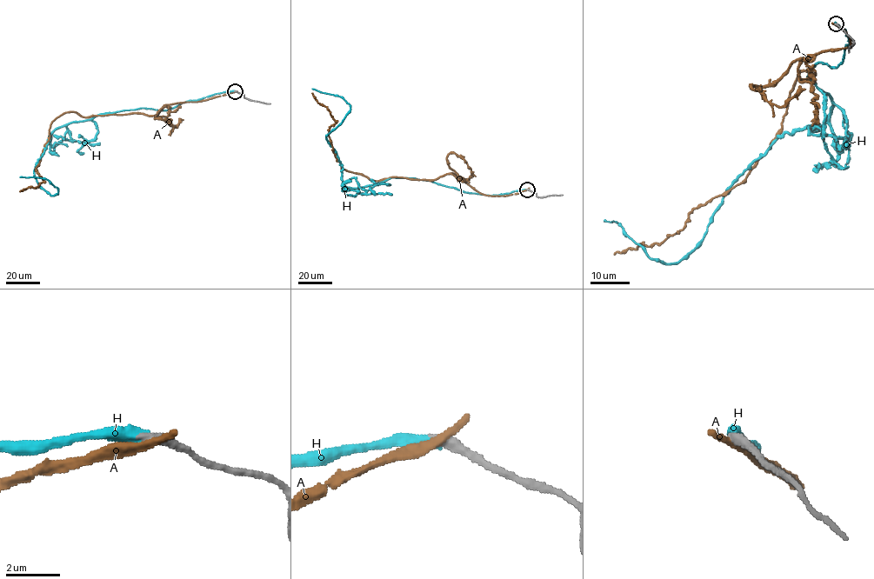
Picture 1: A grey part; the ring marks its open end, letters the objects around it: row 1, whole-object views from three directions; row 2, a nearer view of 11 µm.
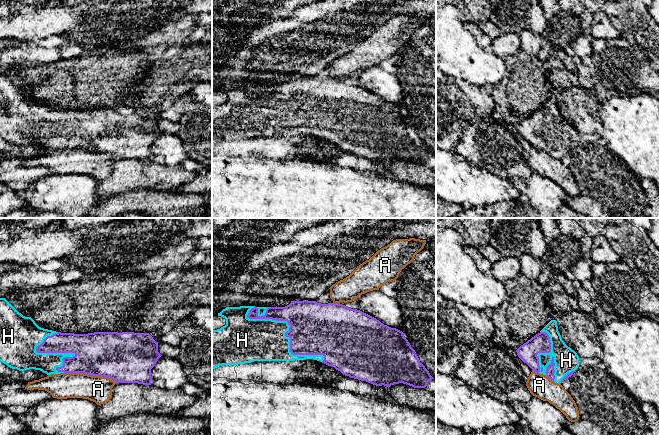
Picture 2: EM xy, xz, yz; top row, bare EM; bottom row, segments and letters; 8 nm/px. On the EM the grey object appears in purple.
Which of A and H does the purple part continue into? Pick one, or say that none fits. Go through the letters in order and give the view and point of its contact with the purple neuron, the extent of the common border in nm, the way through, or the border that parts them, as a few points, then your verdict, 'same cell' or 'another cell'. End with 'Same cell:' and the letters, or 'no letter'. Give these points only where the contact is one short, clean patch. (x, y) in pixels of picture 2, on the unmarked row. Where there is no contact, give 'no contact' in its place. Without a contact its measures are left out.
A: meets purple in xy at (90, 150); contact 440 nm long; another cell
H: meets purple in xz at (285, 109); contact 750 nm long; same cell
Same cell: H

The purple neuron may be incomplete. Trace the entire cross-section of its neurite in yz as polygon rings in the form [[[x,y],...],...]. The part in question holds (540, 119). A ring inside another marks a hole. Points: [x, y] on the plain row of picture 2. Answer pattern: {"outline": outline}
{"outline": [[[551,96],[516,128],[533,148],[546,151],[558,160],[571,153],[579,142],[580,134],[562,116],[556,96]]]}

